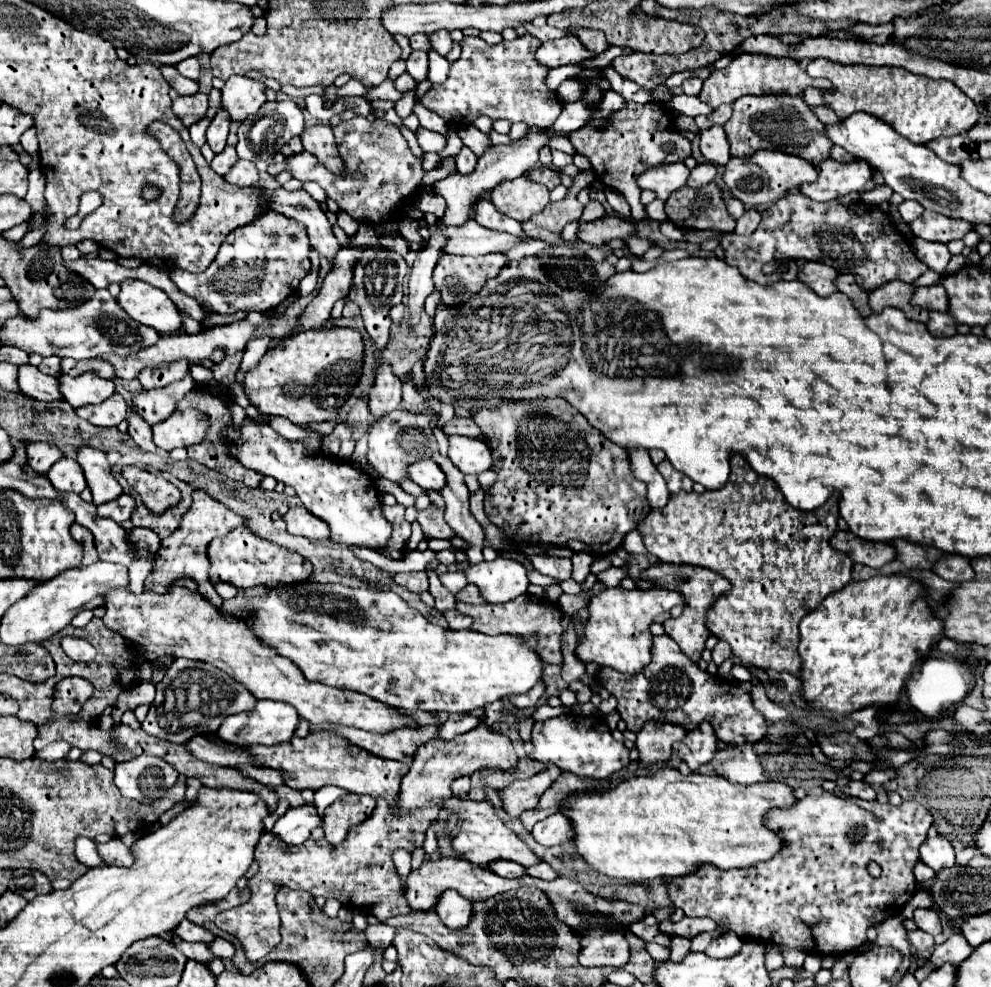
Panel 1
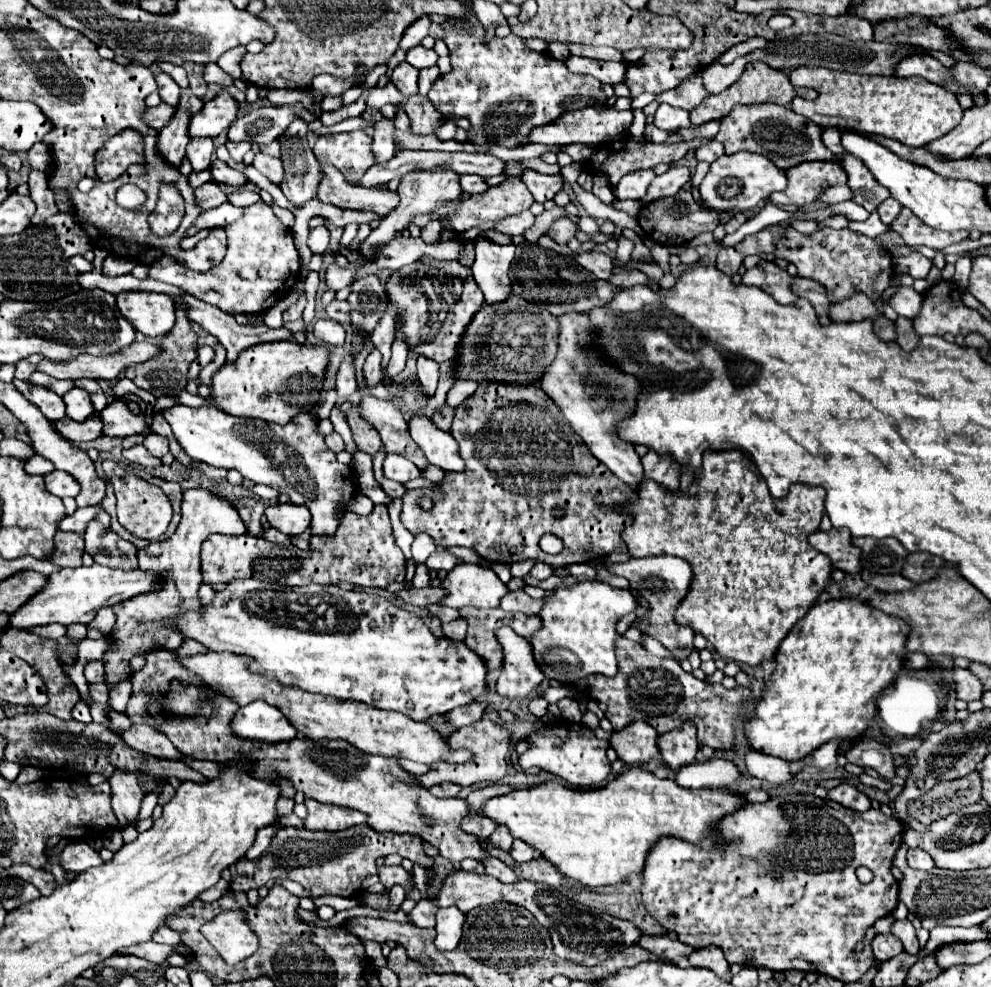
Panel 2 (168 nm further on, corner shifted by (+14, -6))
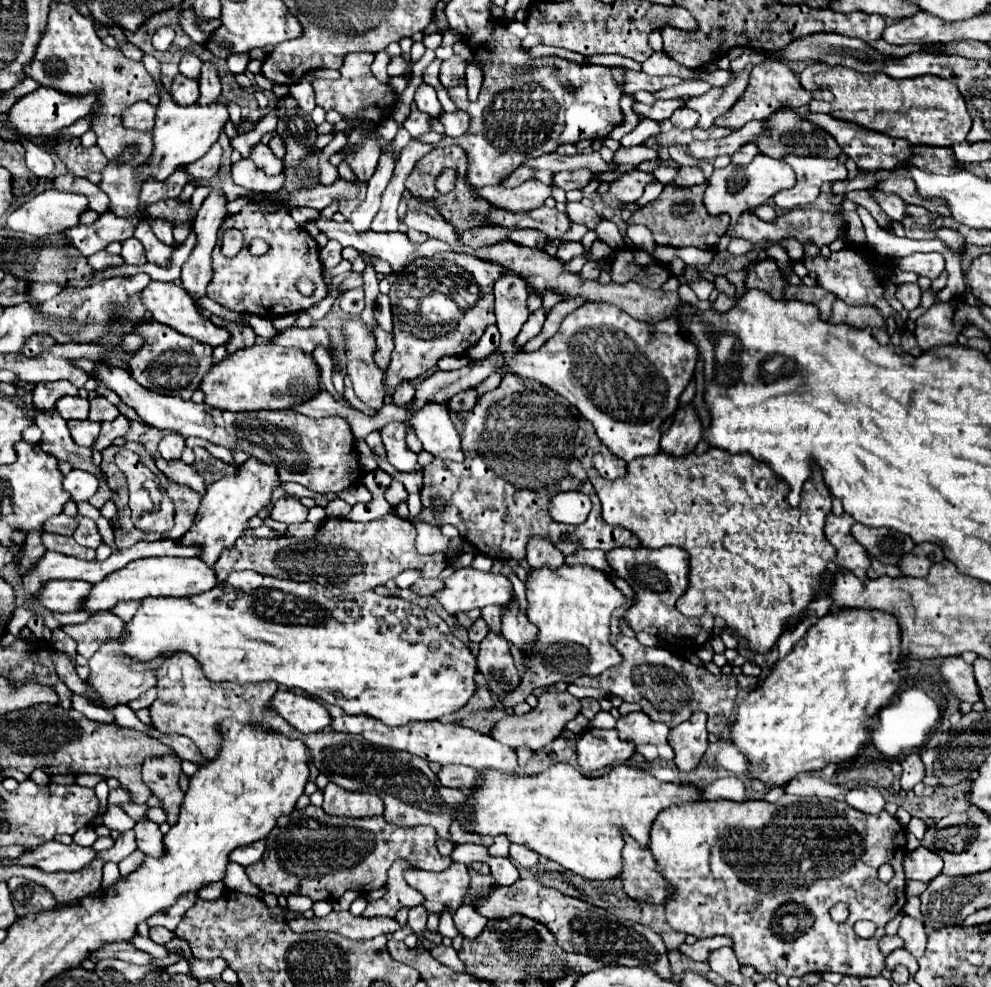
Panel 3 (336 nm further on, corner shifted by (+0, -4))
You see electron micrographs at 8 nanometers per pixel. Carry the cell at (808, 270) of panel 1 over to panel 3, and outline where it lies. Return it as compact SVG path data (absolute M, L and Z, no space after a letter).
M774 259L756 261L746 267L746 281L744 281L746 289L758 289L774 299L782 299L784 285L786 281L782 279L782 273Z

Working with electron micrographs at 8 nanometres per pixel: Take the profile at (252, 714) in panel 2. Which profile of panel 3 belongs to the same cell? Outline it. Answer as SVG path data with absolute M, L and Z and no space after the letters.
M278 689L272 699L272 707L300 733L324 731L330 725L330 713L326 713L322 703L288 689Z

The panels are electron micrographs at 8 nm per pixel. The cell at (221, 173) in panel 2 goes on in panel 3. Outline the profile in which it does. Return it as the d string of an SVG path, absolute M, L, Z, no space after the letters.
M240 159L238 163L232 165L232 179L234 179L236 185L244 187L248 193L278 193L278 191L284 187L284 179L286 179L286 177L284 177L284 173L270 177L270 175L266 175L262 169L258 169L250 159Z

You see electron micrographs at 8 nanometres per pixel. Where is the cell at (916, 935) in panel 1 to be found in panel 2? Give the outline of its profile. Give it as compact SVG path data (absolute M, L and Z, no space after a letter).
M876 935L872 941L872 951L876 961L888 961L904 951L904 945L894 935Z

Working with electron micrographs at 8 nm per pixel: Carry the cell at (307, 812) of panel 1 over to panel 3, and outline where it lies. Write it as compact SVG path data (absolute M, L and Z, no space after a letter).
M264 839L262 841L256 841L254 845L246 845L246 847L238 847L230 853L230 861L242 865L242 867L248 867L252 863L258 863L262 859L262 853L264 853Z

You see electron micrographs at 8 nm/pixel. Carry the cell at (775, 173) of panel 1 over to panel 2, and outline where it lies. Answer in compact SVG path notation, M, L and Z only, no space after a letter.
M740 151L736 155L722 155L712 165L700 185L700 195L710 209L716 211L748 211L754 209L762 199L768 199L774 191L784 191L788 177L768 157Z

